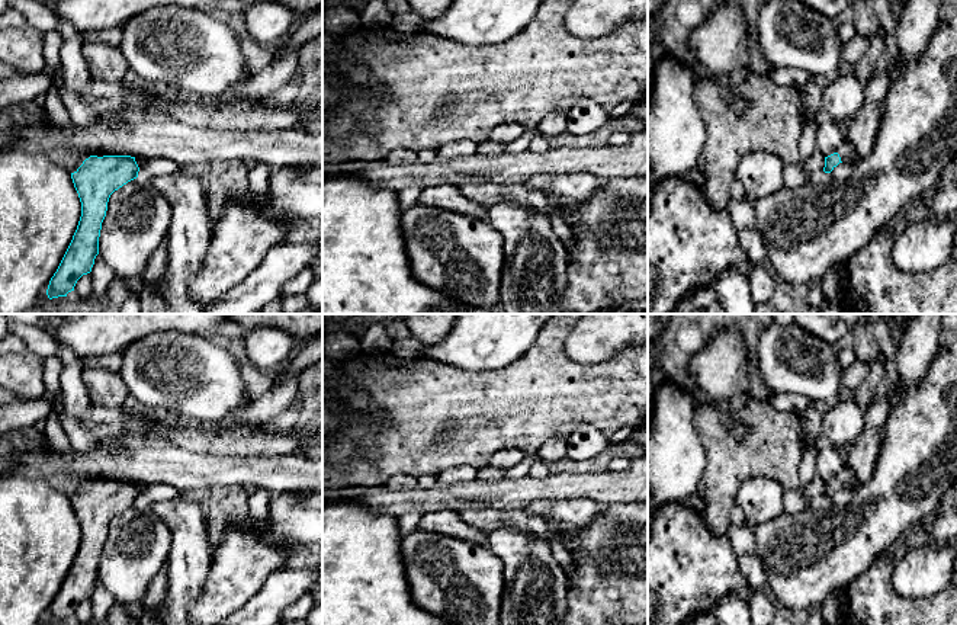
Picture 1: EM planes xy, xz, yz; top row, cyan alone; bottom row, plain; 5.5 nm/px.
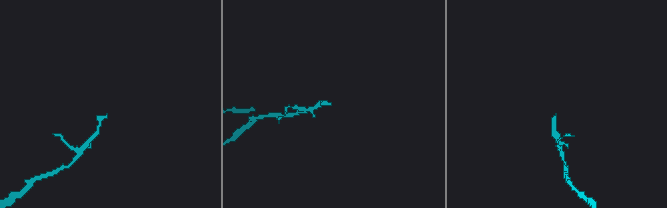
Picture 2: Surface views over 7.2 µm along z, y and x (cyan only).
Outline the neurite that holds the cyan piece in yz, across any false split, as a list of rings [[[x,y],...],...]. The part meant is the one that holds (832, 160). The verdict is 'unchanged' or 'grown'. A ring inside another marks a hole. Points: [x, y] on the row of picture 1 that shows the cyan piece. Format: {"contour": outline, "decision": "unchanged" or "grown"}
{"contour": [[[845,140],[838,153],[825,157],[825,173],[831,173],[839,163],[850,161],[854,166],[861,160],[854,145]]], "decision": "grown"}

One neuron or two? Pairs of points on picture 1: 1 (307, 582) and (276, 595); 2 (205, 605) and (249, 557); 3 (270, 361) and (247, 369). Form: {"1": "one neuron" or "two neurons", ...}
{"1": "one neuron", "2": "one neuron", "3": "two neurons"}

